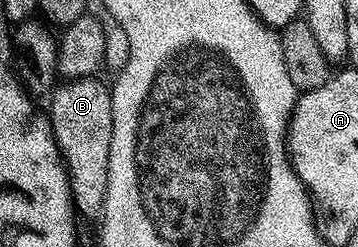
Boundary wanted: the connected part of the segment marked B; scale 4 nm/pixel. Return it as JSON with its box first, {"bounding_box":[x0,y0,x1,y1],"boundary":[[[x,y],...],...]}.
{"bounding_box":[50,77,112,216],"boundary":[[[99,77],[68,78],[52,86],[50,99],[51,132],[55,134],[55,144],[59,147],[67,177],[71,180],[71,202],[80,216],[102,216],[112,125],[111,92],[108,84],[103,84]]]}

